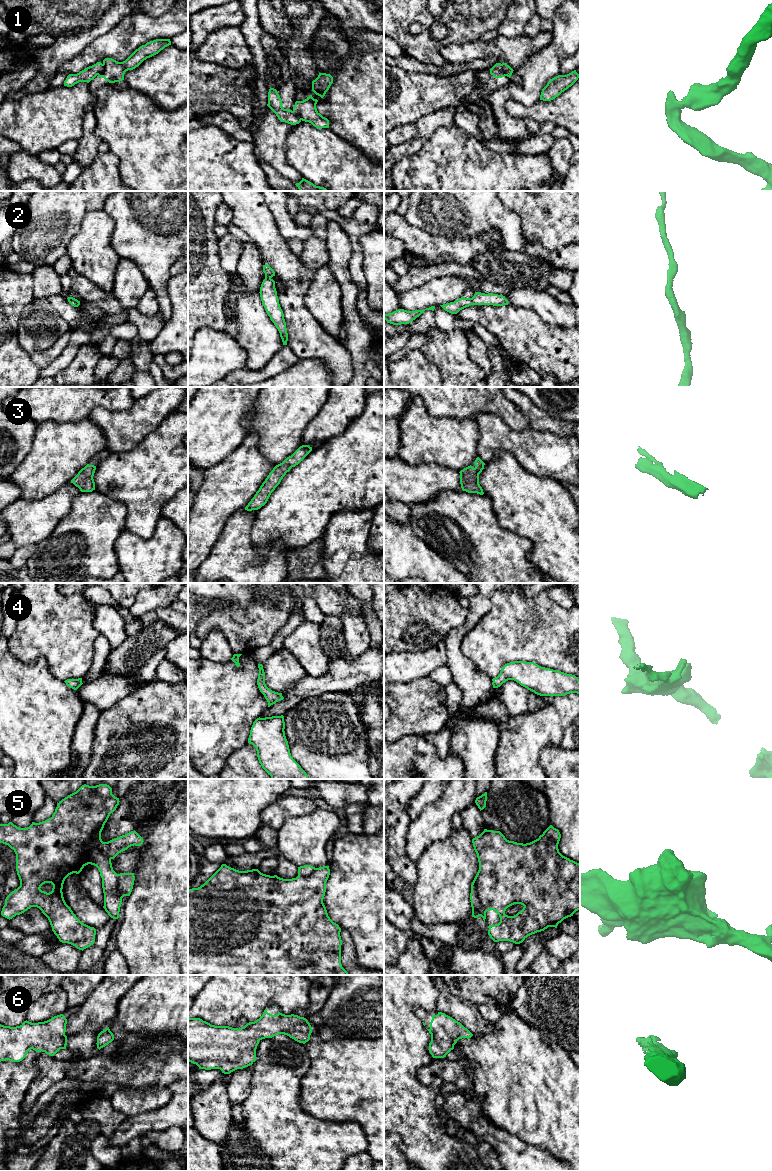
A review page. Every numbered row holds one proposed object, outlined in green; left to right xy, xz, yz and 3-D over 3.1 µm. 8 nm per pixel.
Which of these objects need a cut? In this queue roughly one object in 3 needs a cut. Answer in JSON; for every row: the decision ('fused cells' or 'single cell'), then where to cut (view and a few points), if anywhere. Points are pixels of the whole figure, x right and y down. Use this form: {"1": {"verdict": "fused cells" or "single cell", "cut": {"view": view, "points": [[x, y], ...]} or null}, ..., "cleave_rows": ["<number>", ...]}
{"1": {"verdict": "fused cells", "cut": {"view": "yz", "points": [[501, 64], [506, 75]]}}, "2": {"verdict": "single cell", "cut": null}, "3": {"verdict": "single cell", "cut": null}, "4": {"verdict": "single cell", "cut": null}, "5": {"verdict": "fused cells", "cut": {"view": "yz", "points": [[475, 876], [476, 894], [485, 914]]}}, "6": {"verdict": "single cell", "cut": null}, "cleave_rows": ["1", "5"]}

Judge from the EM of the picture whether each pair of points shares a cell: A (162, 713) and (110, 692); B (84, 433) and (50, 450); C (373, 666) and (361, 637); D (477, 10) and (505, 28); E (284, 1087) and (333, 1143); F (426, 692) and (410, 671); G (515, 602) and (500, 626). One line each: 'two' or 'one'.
A: two
B: one
C: two
D: two
E: one
F: two
G: one

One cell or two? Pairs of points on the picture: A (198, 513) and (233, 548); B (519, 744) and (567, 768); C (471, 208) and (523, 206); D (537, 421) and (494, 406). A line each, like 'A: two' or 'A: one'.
A: two
B: two
C: two
D: two

